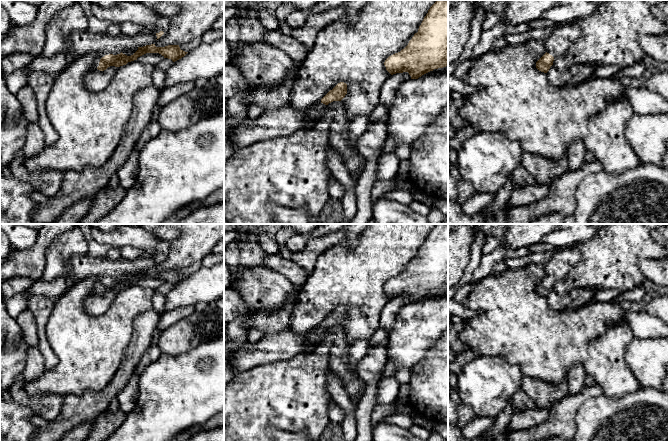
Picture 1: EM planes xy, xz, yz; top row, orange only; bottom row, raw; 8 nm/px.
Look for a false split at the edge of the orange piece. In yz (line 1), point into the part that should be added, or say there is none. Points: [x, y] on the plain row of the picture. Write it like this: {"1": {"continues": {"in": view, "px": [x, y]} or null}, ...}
{"1": {"continues": {"in": "yz", "px": [557, 268]}}}

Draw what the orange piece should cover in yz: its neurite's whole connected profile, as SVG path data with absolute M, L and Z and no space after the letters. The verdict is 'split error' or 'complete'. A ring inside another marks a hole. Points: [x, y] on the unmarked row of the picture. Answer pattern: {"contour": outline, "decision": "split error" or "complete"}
{"contour": "M567 247L557 252L546 264L544 270L546 277L536 286L536 292L547 297L553 289L555 281L564 280L568 273L580 261L579 247Z", "decision": "split error"}

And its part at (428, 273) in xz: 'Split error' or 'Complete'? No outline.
Complete

